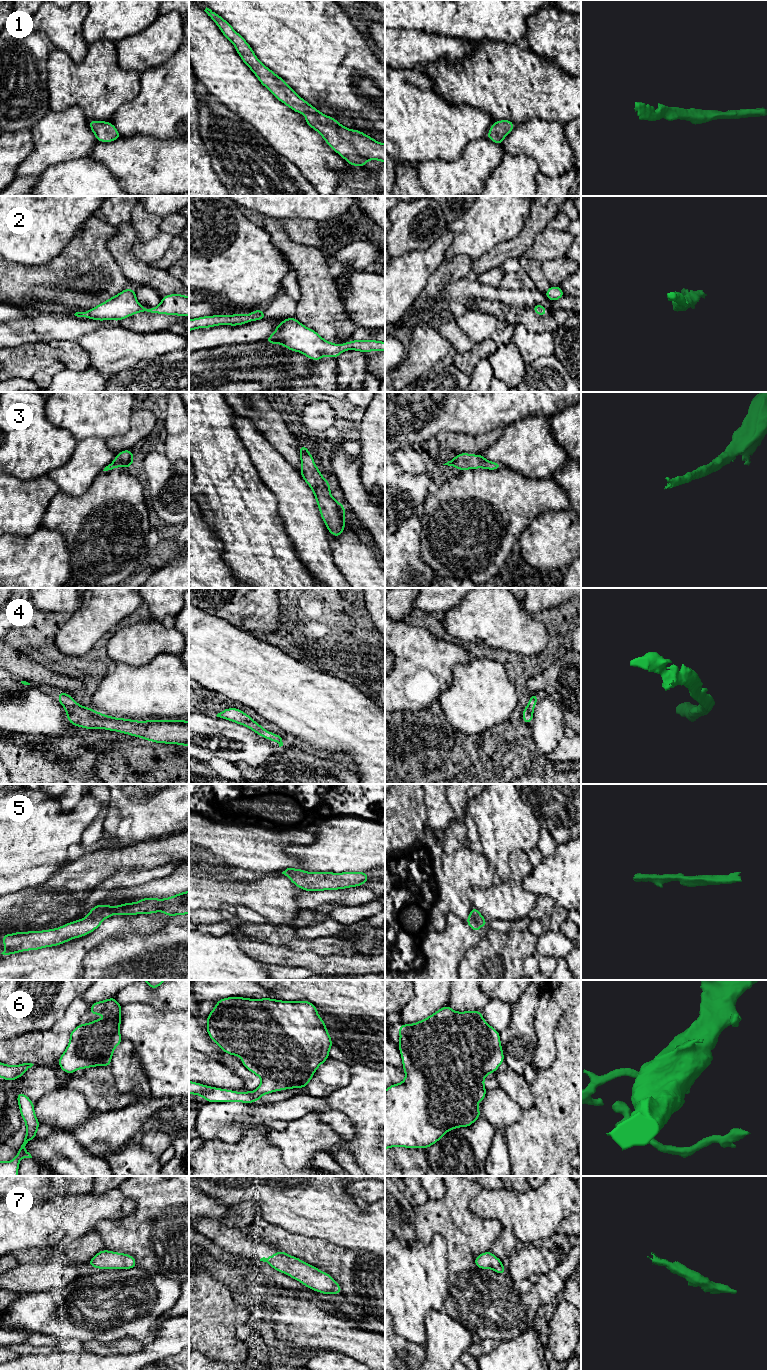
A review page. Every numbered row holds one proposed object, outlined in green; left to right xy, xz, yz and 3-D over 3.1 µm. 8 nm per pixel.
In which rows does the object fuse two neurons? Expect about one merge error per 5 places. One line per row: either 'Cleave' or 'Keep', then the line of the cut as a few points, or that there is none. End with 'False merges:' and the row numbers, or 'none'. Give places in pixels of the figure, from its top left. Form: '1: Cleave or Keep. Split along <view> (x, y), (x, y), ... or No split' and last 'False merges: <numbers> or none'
1: Keep. No split
2: Keep. No split
3: Keep. No split
4: Keep. No split
5: Keep. No split
6: Keep. No split
7: Keep. No split
False merges: none

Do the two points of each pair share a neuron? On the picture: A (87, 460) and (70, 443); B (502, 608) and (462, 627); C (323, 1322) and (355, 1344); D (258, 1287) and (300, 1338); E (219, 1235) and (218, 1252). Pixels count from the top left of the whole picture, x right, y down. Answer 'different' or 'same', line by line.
A: different
B: same
C: same
D: same
E: different

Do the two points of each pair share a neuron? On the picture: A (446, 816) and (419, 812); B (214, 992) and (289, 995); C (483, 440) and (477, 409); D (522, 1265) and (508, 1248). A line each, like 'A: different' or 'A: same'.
A: different
B: different
C: different
D: different

